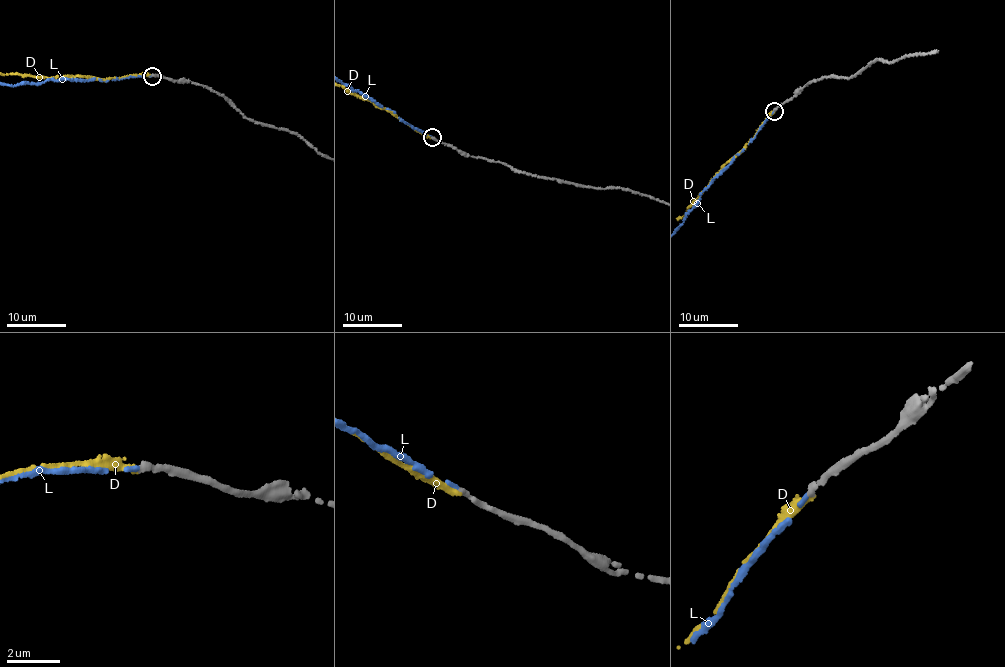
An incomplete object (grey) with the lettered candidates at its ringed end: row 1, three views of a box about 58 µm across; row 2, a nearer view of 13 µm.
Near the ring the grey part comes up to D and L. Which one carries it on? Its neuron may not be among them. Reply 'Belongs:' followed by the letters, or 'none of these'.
Belongs: L

